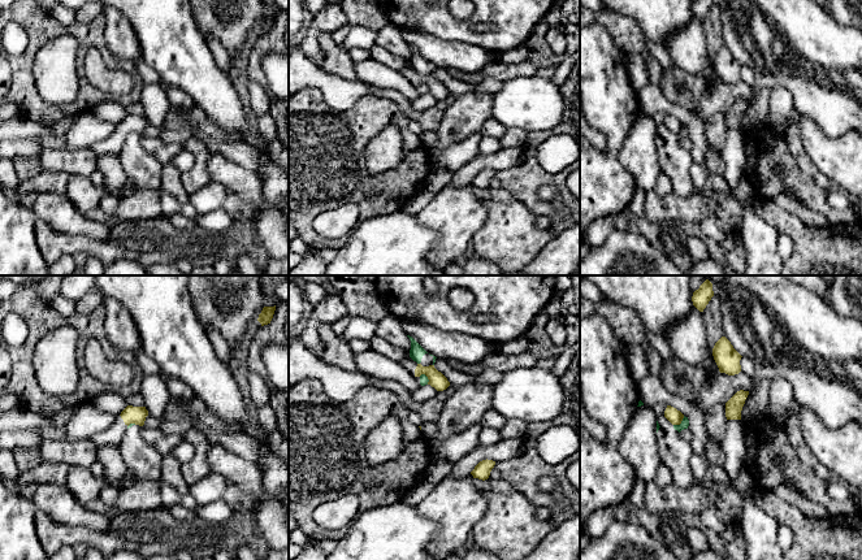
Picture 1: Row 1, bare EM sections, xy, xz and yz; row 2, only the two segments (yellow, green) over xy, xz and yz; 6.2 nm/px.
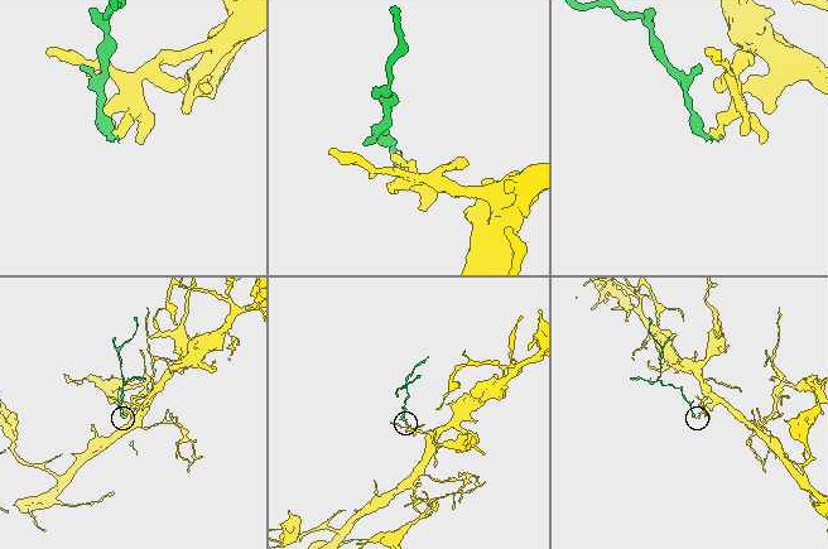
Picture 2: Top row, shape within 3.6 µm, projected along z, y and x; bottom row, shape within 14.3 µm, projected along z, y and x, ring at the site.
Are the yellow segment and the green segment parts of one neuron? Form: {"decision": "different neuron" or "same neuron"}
{"decision": "different neuron"}

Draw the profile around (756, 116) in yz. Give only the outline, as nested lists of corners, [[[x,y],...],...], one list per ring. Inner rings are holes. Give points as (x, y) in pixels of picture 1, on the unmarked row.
[[[758,88],[754,101],[748,104],[741,120],[741,130],[744,133],[770,126],[770,95],[770,88]]]

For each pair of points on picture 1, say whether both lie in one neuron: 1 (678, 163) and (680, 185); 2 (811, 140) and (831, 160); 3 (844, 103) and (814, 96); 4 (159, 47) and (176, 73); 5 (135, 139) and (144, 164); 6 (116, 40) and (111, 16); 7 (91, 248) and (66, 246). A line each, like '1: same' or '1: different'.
1: same
2: same
3: same
4: same
5: same
6: same
7: same

